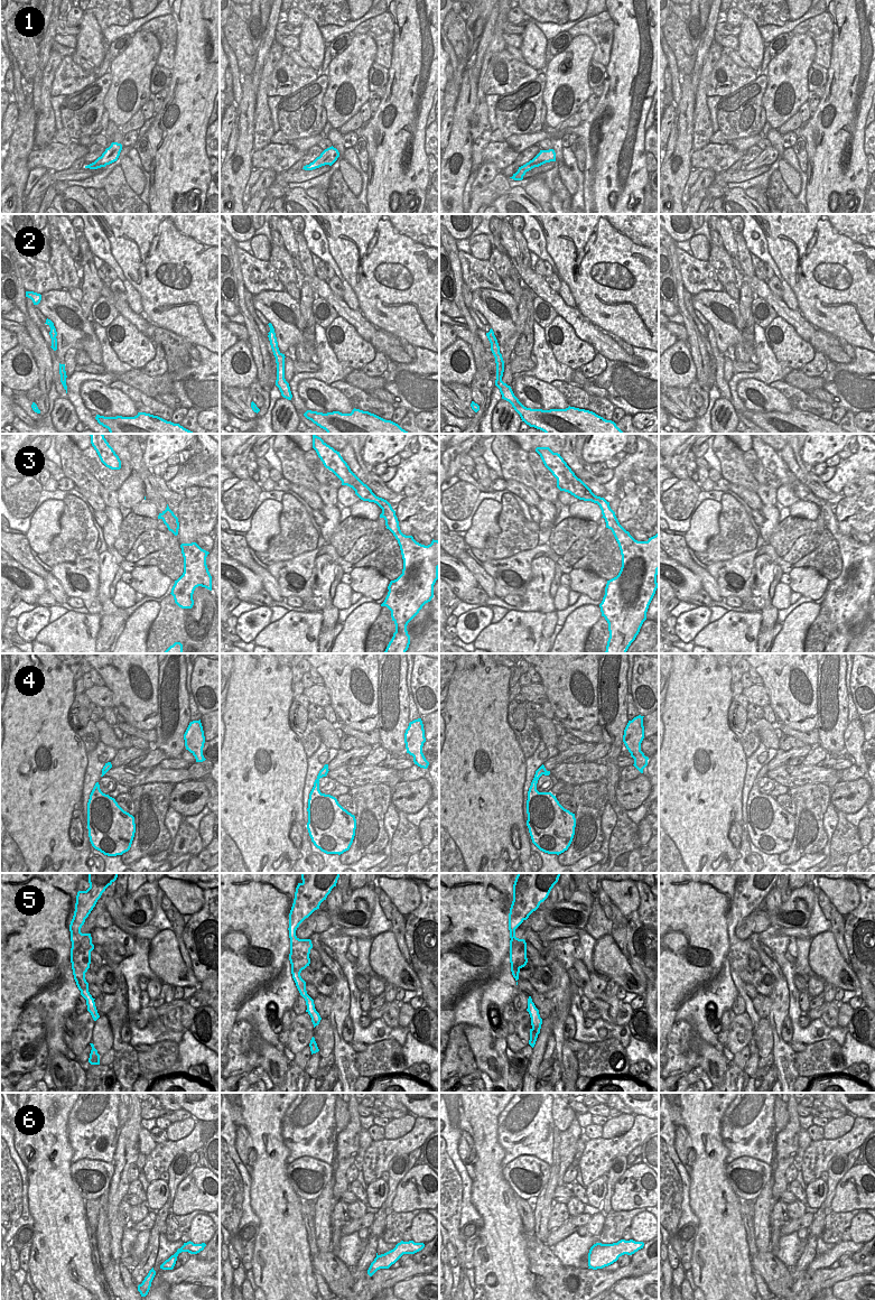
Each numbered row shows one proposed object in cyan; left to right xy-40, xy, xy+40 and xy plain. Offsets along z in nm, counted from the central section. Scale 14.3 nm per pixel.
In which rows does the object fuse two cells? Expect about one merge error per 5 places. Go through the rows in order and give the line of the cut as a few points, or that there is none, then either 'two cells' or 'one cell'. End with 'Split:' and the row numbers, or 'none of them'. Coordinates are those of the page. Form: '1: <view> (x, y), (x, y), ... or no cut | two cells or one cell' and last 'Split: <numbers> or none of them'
1: no cut | one cell
2: no cut | one cell
3: no cut | one cell
4: no cut | one cell
5: xy (314, 1039), (310, 1043) | two cells
6: no cut | one cell
Split: 5

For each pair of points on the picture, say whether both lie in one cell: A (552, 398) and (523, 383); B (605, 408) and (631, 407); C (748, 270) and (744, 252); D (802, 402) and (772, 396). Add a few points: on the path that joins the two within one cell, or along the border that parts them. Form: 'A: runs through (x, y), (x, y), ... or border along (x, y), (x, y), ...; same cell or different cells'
A: runs through (546, 397), (537, 388), (530, 386); same cell
B: border along (606, 399), (615, 407); different cells
C: runs through (746, 266), (744, 257); same cell
D: border along (769, 384), (775, 388), (792, 408); different cells

